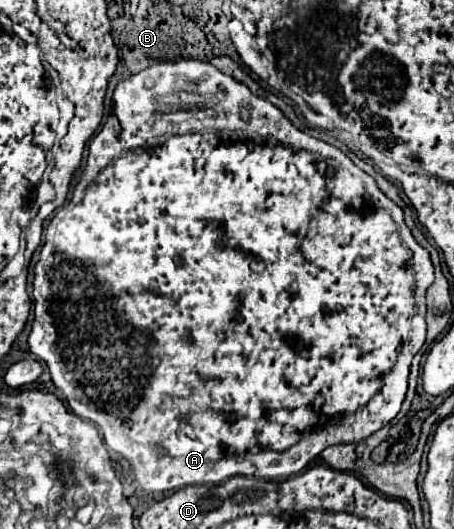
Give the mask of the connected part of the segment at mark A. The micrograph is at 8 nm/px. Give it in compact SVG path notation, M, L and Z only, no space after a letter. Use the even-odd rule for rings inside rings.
M167 61L151 65L115 87L113 111L107 117L107 123L89 141L87 165L75 185L73 195L83 195L83 201L79 201L79 205L71 205L71 209L67 209L63 217L59 217L59 213L55 211L45 233L45 241L49 243L43 245L39 261L35 265L35 319L29 333L29 349L47 363L51 381L55 383L55 387L63 391L69 403L67 407L59 400L57 411L53 409L55 401L49 401L51 409L47 413L53 415L47 414L47 419L55 420L56 414L59 430L61 427L67 427L69 411L69 415L79 415L79 419L93 425L101 441L105 439L109 449L113 449L131 463L133 475L145 491L177 491L185 485L221 483L235 475L257 477L267 481L287 479L289 475L303 471L307 463L315 459L323 449L331 445L363 441L365 437L387 425L399 413L407 391L411 359L425 343L427 333L425 291L435 279L429 251L415 241L415 237L403 221L401 207L397 207L377 187L371 175L353 165L351 159L337 147L299 131L283 115L279 107L253 95L243 83L223 75L211 63ZM317 153L339 161L357 177L353 177L335 161L319 157Z

